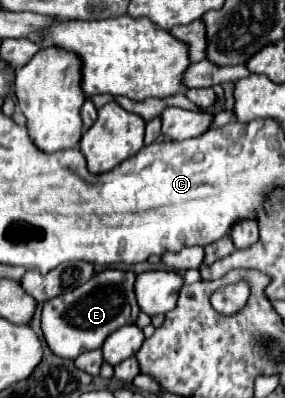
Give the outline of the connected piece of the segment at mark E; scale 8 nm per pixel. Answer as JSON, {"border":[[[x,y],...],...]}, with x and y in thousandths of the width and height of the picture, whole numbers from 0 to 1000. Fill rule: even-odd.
{"border":[[[368,676],[326,691],[298,716],[221,736],[151,766],[144,827],[172,877],[221,902],[263,902],[291,882],[326,882],[361,867],[361,857],[432,817],[474,812],[488,771],[467,736],[474,686],[425,676]]]}

